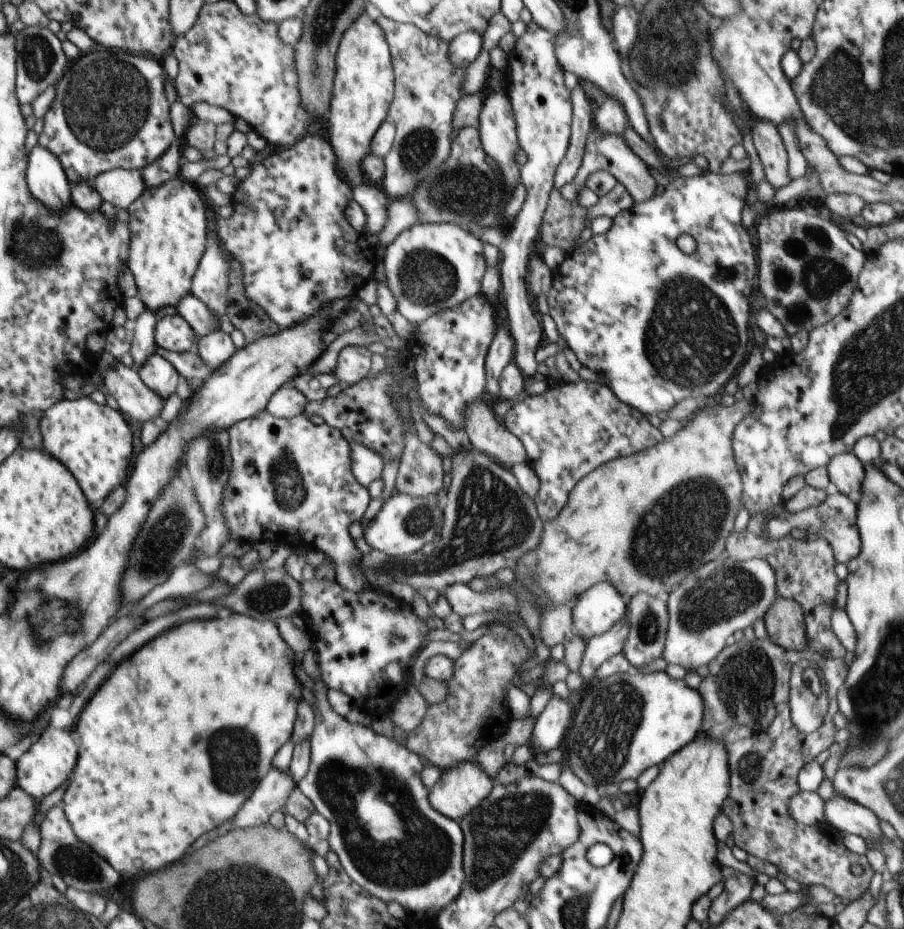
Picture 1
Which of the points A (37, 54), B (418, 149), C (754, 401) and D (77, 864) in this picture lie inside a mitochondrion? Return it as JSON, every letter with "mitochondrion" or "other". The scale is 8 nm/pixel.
{"A":"mitochondrion","B":"mitochondrion","C":"other","D":"mitochondrion"}

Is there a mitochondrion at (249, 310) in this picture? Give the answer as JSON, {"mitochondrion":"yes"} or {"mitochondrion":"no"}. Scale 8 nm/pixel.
{"mitochondrion":"yes"}

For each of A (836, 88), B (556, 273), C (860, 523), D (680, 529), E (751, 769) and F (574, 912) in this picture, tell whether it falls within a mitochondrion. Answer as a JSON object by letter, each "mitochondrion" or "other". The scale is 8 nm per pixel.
{"A":"mitochondrion","B":"other","C":"other","D":"mitochondrion","E":"mitochondrion","F":"mitochondrion"}

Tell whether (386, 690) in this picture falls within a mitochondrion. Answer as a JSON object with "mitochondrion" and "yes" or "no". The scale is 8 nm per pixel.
{"mitochondrion":"no"}

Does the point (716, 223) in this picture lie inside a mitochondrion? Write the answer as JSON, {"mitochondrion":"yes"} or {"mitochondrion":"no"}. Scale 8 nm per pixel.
{"mitochondrion":"no"}

